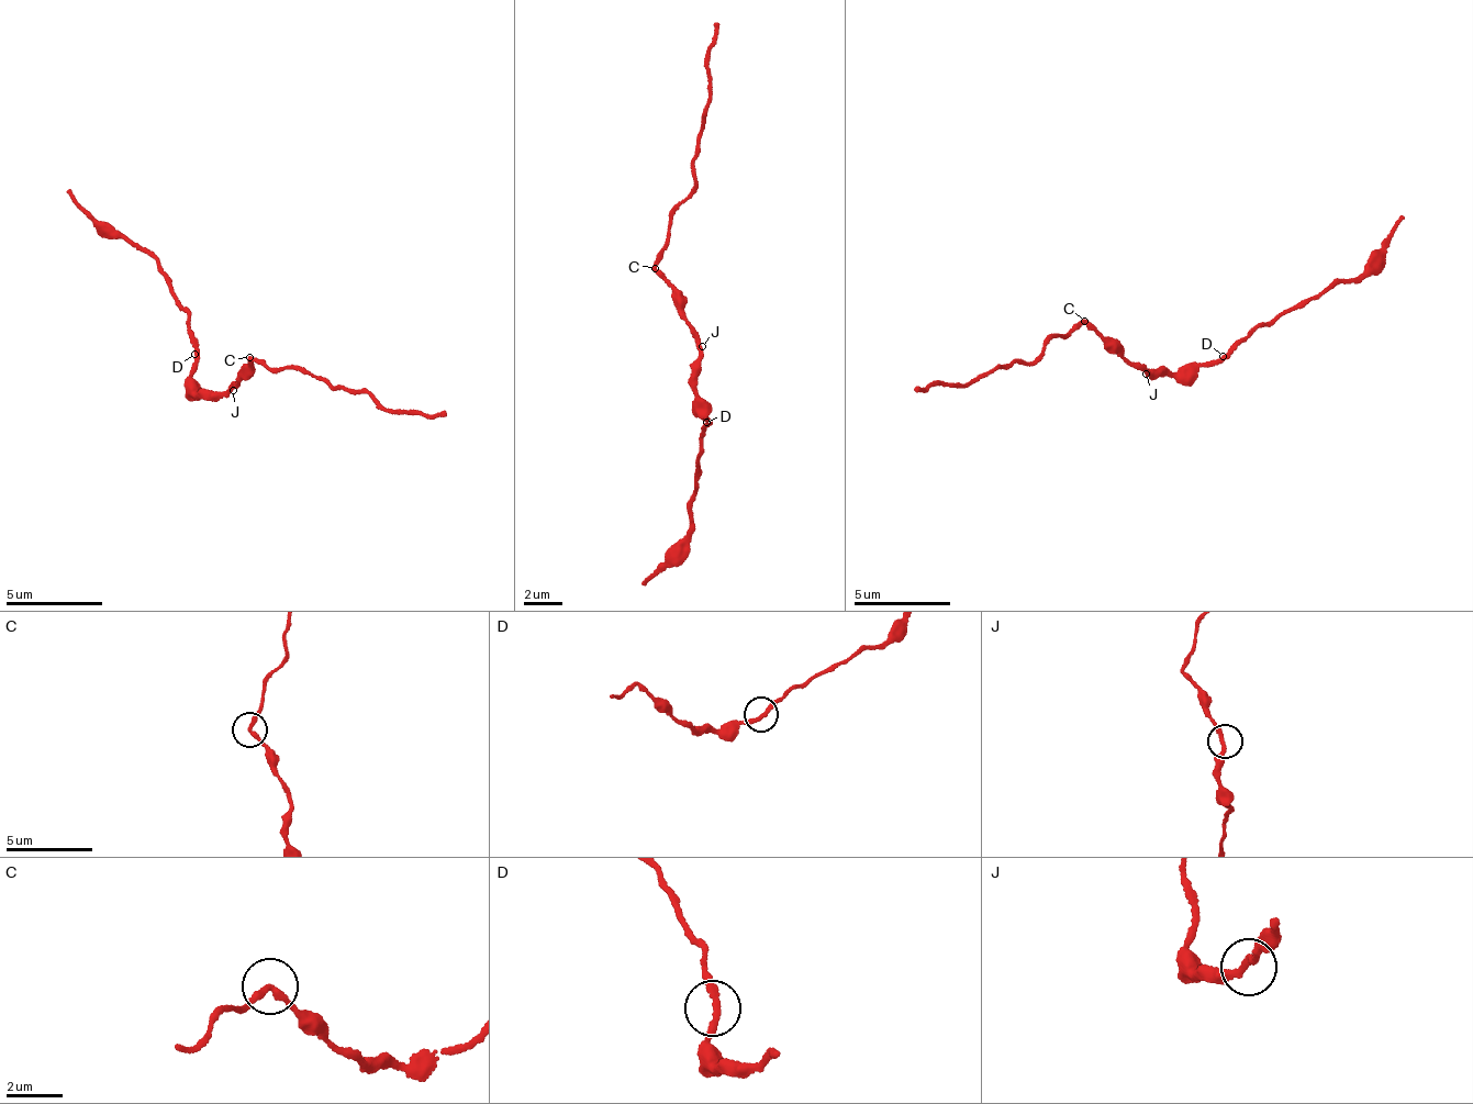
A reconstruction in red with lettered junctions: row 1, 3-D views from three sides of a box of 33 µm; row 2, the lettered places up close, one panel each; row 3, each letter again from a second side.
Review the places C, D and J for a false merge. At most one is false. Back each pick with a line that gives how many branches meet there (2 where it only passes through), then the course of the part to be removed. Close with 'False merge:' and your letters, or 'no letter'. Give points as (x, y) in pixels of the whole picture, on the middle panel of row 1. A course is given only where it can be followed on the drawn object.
C: 2 branches meet; foreign part runs (656, 267), (670, 214), (695, 187), (696, 141), (716, 22)
False merge: C

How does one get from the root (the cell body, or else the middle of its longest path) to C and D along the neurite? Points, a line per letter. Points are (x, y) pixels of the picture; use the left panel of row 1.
C: (229, 387), (241, 379), (253, 364), (252, 358)
D: (229, 387), (211, 394), (207, 390), (201, 394), (194, 389), (196, 381), (189, 376), (194, 354)

